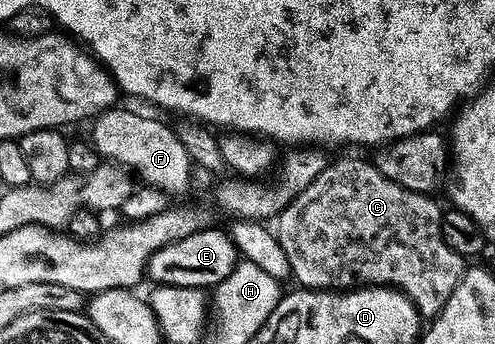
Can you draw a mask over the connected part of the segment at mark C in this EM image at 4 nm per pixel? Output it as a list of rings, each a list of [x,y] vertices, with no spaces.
[[[339,160],[336,164],[328,163],[323,169],[323,173],[311,183],[306,190],[299,193],[291,203],[283,207],[283,211],[277,217],[277,235],[281,250],[285,250],[285,258],[289,258],[289,266],[291,267],[291,276],[296,280],[298,287],[303,290],[319,290],[324,287],[323,276],[339,276],[343,272],[342,287],[347,290],[356,290],[358,288],[369,288],[372,286],[386,286],[395,288],[399,292],[403,292],[415,304],[420,317],[434,318],[438,316],[439,311],[445,306],[445,302],[449,302],[449,296],[453,294],[453,290],[459,284],[459,279],[463,277],[465,271],[465,260],[458,253],[454,252],[443,237],[443,218],[444,209],[439,209],[434,204],[430,195],[414,192],[413,190],[405,190],[397,182],[393,182],[389,178],[385,178],[375,168],[374,163],[363,160]]]

